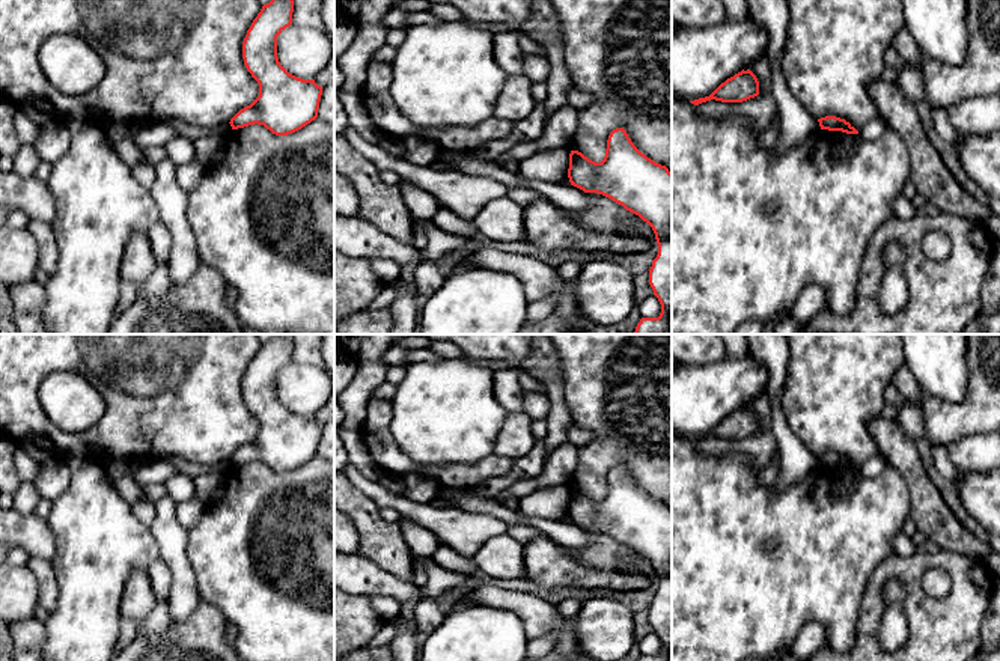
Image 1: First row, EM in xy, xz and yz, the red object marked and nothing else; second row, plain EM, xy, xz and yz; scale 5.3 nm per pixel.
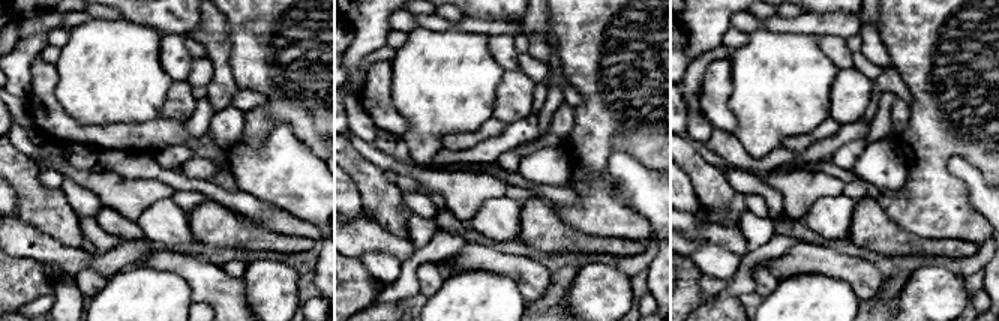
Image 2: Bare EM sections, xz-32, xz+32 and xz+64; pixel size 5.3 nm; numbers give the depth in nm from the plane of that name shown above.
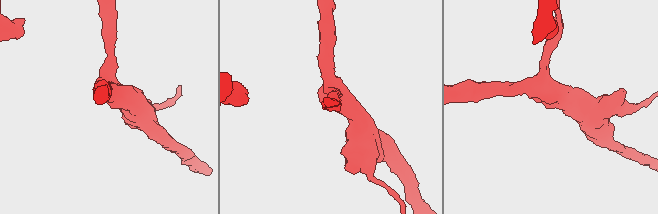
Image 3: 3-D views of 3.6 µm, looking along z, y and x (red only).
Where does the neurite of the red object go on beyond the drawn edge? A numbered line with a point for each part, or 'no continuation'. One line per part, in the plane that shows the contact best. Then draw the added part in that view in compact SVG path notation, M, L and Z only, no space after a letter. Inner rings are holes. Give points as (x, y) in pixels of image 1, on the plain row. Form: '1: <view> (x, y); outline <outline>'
no continuation

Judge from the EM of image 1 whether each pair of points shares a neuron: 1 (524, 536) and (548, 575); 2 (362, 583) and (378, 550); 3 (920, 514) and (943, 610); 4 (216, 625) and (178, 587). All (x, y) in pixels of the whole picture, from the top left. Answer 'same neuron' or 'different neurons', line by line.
1: different neurons
2: different neurons
3: different neurons
4: different neurons

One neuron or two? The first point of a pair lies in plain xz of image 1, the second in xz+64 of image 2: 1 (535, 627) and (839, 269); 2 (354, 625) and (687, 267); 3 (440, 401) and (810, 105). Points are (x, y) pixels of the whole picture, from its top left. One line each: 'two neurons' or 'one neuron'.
1: one neuron
2: one neuron
3: one neuron

